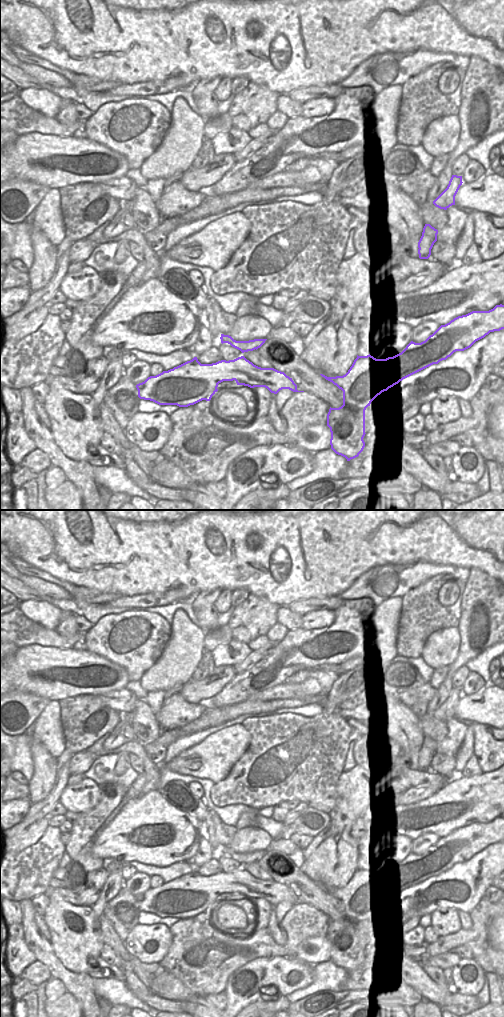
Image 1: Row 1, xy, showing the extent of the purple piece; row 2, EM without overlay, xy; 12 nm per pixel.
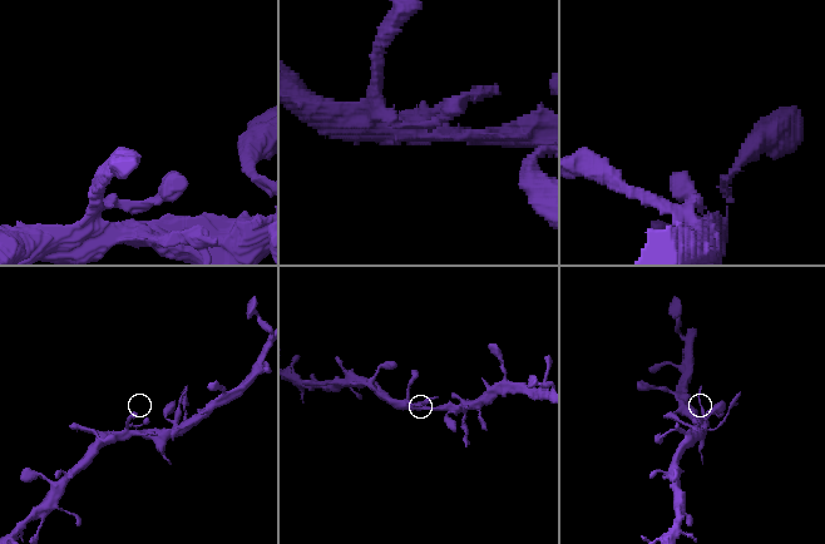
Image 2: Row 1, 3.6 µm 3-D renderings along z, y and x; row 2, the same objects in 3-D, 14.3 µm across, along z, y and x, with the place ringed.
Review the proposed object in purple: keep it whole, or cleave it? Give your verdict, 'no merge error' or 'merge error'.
no merge error

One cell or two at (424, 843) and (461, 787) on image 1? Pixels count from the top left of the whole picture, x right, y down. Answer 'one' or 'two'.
two

